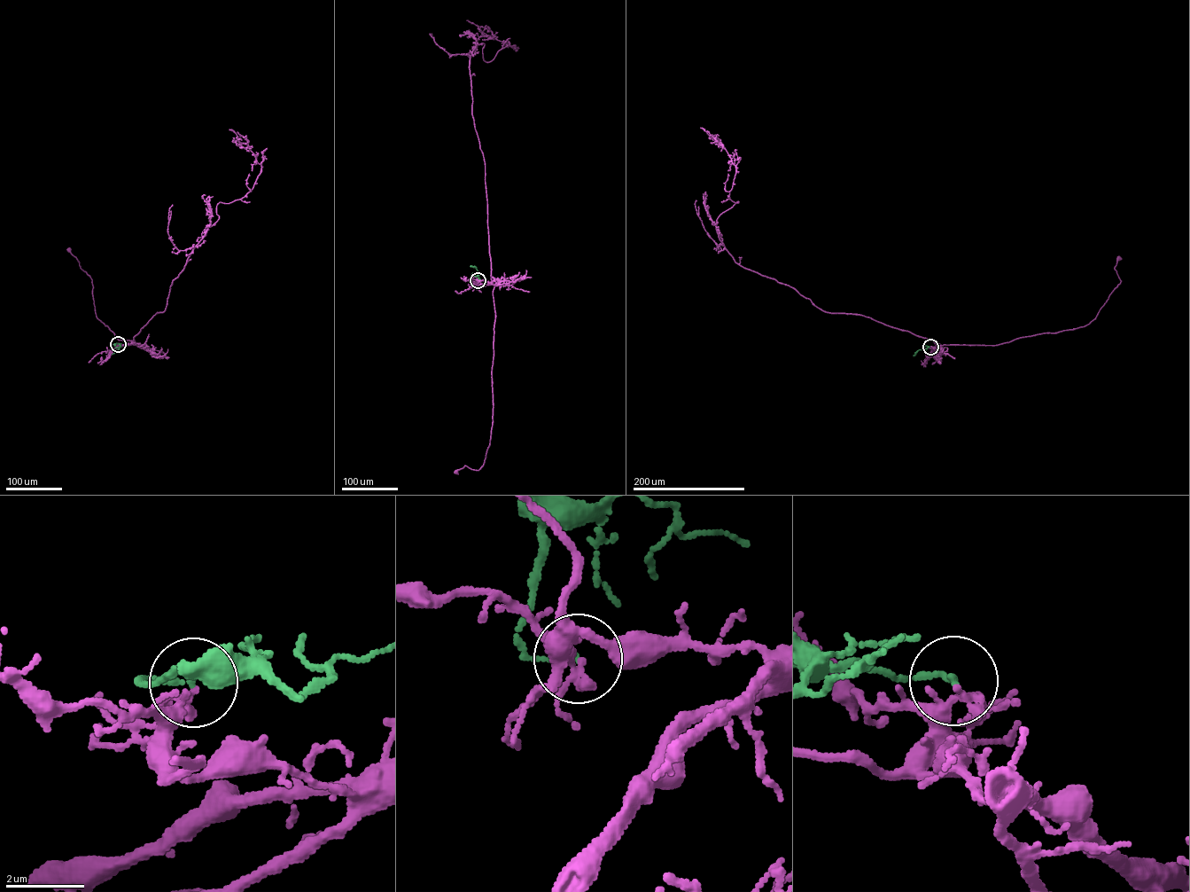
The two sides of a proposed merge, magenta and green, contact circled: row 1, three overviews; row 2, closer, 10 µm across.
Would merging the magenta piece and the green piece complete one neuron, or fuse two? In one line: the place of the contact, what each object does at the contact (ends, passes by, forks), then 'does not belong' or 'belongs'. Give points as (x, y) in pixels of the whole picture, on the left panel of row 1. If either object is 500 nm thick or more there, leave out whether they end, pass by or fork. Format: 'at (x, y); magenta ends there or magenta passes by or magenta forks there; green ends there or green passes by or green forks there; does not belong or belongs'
at (118, 344); magenta forks there; green ends there; belongs

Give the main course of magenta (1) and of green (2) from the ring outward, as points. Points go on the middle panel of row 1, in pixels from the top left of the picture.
1: (478, 280), (495, 285), (493, 292), (495, 316), (493, 423), (483, 465), (476, 470), (465, 465), (456, 472)
2: (478, 280), (478, 270), (470, 265)

